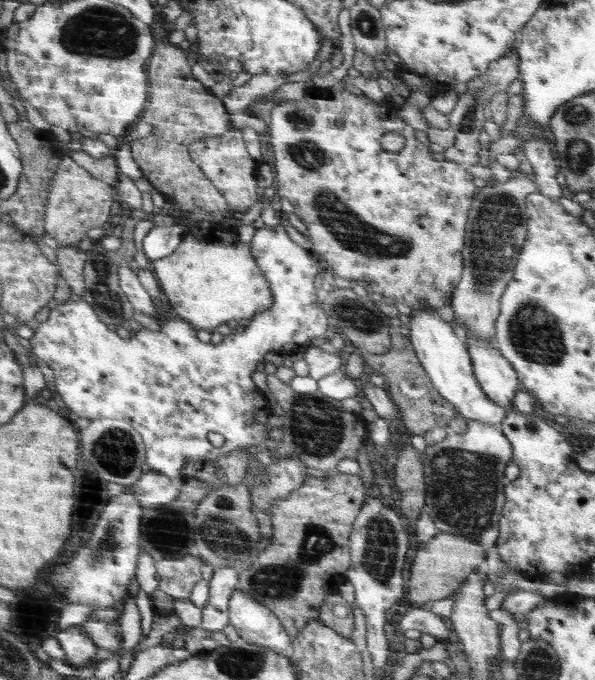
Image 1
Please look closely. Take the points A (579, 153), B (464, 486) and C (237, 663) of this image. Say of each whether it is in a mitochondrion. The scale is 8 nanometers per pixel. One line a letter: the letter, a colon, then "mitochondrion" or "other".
A: mitochondrion
B: mitochondrion
C: mitochondrion

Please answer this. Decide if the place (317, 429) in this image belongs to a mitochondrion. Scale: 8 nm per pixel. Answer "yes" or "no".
yes

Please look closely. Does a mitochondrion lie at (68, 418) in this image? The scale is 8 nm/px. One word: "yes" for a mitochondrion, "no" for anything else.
no

